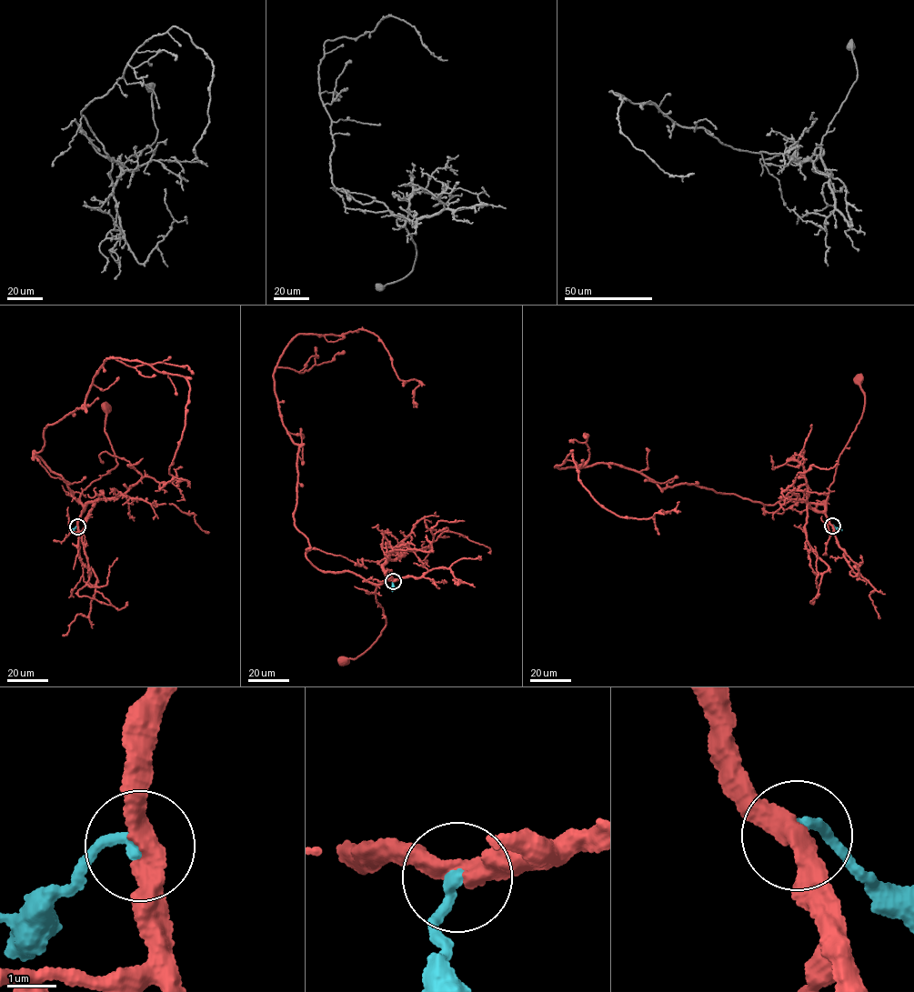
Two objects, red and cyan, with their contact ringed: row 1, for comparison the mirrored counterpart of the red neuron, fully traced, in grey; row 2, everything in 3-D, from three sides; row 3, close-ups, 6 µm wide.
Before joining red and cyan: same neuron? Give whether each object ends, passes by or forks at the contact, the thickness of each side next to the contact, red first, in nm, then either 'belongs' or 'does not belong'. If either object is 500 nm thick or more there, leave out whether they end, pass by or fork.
red passes by | cyan ends | 380/240 nm | belongs

